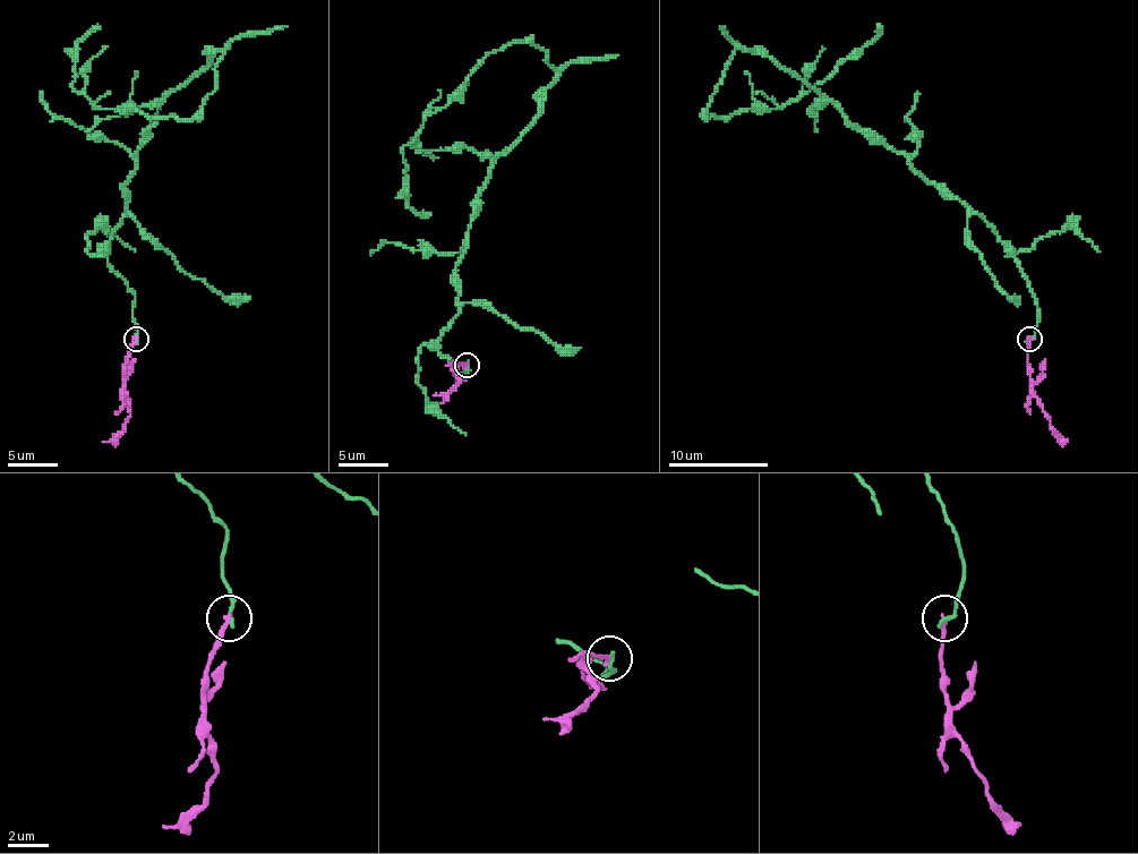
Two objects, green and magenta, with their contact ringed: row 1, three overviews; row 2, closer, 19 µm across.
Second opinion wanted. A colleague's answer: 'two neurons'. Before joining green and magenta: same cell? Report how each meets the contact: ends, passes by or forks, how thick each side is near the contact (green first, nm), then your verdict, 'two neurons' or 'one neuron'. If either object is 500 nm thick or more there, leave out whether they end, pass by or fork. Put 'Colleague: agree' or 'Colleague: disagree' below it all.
green ends | magenta ends | 220/220 nm | two neurons
Colleague: agree

